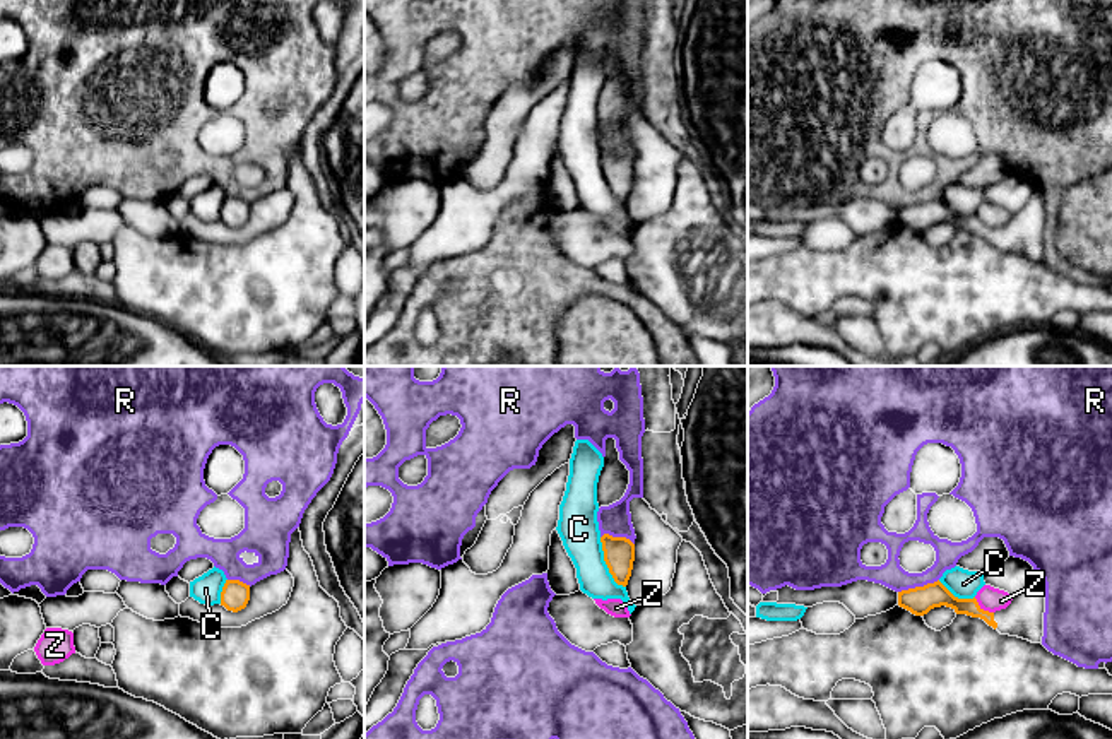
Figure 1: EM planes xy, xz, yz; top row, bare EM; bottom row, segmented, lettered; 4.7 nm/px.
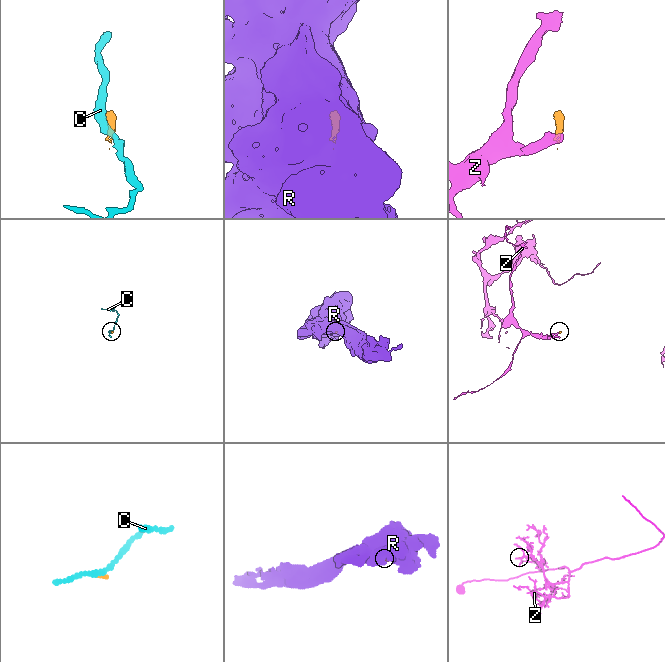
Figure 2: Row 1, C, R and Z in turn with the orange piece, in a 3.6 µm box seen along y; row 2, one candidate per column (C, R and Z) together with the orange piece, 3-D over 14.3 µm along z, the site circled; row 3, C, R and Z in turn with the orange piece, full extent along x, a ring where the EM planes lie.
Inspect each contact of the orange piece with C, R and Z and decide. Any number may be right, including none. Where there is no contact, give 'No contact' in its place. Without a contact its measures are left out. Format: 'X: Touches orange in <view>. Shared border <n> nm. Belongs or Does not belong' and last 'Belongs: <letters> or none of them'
C: Touches orange in xz. Shared border 260 nm. Does not belong
R: Touches orange in yz. Shared border 200 nm. Does not belong
Z: Touches orange in yz. Shared border 120 nm. Does not belong
Belongs: none of them

